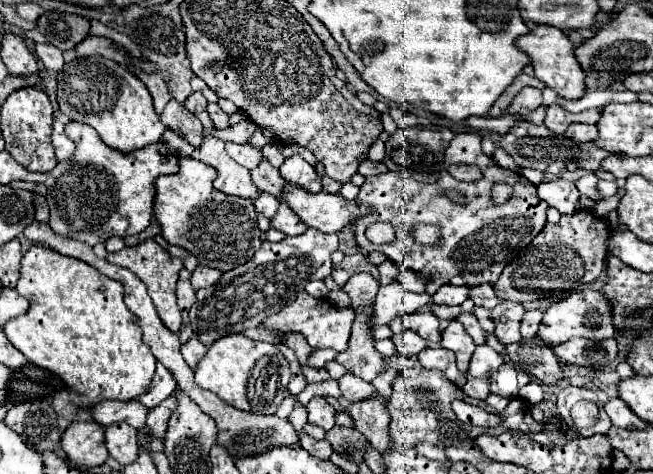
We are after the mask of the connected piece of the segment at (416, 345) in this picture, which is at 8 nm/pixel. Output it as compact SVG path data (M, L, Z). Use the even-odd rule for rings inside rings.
M407 328L401 334L393 336L391 340L395 342L397 352L403 354L403 356L413 356L413 354L419 354L421 350L427 350L427 342L421 336L417 336L411 330L407 330Z

